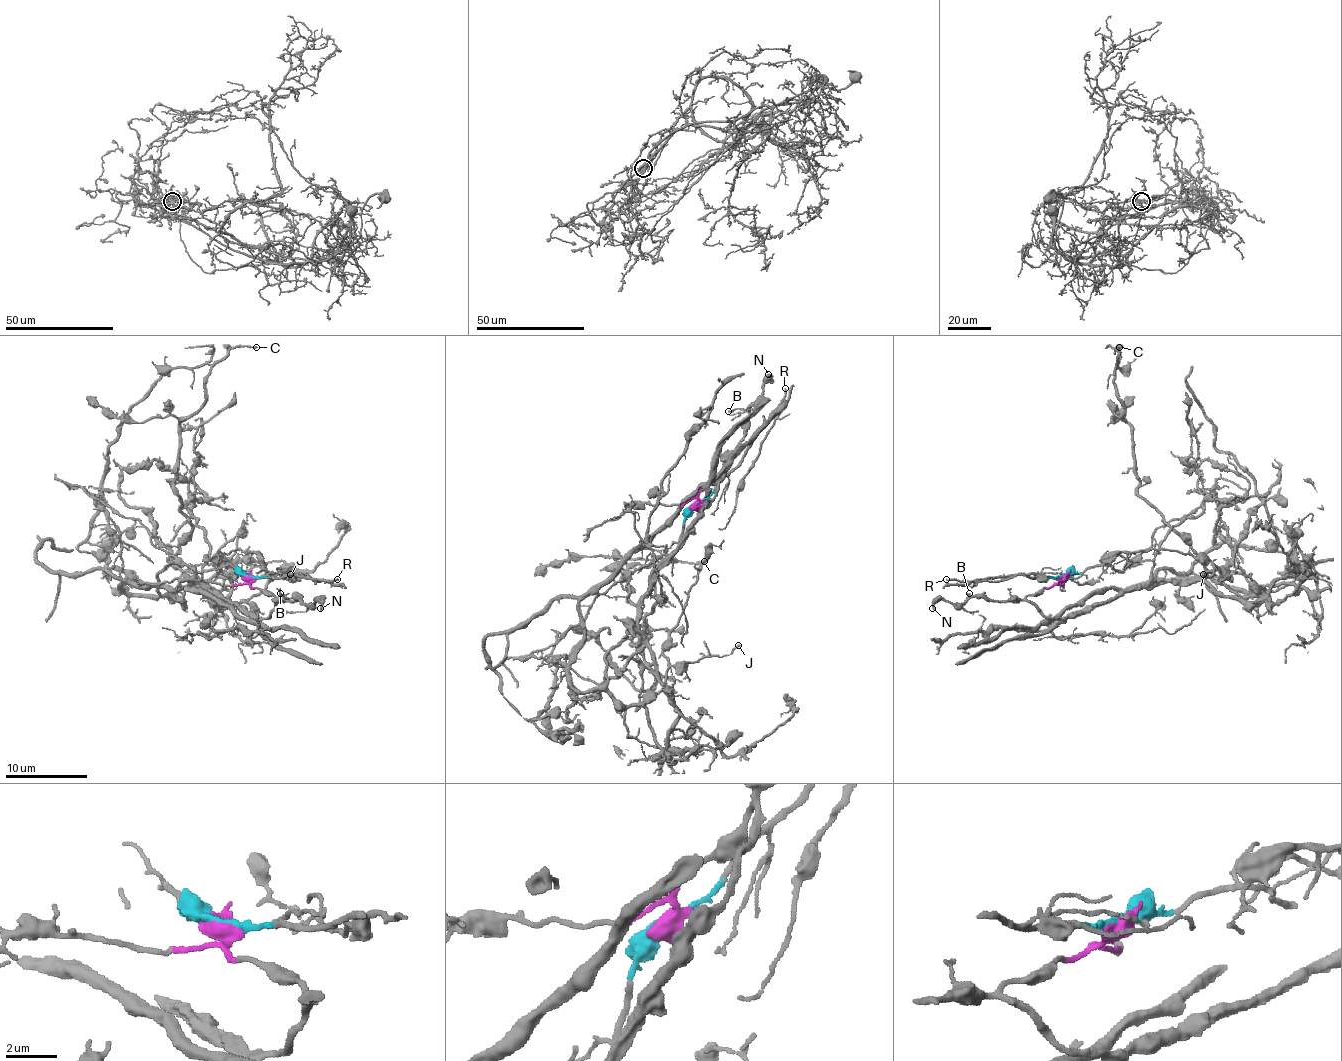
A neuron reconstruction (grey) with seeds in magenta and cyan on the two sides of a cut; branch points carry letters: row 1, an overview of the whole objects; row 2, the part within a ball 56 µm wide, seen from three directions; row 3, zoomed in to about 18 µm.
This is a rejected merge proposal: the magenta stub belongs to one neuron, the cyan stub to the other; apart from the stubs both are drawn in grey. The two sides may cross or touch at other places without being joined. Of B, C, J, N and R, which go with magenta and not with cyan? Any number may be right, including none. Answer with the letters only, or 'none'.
B, N

